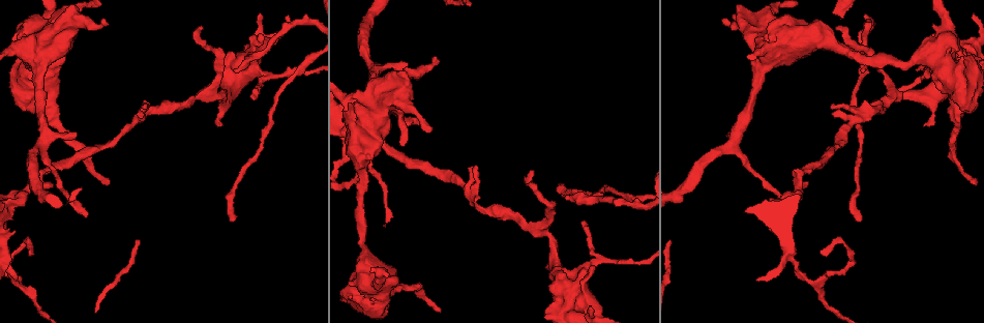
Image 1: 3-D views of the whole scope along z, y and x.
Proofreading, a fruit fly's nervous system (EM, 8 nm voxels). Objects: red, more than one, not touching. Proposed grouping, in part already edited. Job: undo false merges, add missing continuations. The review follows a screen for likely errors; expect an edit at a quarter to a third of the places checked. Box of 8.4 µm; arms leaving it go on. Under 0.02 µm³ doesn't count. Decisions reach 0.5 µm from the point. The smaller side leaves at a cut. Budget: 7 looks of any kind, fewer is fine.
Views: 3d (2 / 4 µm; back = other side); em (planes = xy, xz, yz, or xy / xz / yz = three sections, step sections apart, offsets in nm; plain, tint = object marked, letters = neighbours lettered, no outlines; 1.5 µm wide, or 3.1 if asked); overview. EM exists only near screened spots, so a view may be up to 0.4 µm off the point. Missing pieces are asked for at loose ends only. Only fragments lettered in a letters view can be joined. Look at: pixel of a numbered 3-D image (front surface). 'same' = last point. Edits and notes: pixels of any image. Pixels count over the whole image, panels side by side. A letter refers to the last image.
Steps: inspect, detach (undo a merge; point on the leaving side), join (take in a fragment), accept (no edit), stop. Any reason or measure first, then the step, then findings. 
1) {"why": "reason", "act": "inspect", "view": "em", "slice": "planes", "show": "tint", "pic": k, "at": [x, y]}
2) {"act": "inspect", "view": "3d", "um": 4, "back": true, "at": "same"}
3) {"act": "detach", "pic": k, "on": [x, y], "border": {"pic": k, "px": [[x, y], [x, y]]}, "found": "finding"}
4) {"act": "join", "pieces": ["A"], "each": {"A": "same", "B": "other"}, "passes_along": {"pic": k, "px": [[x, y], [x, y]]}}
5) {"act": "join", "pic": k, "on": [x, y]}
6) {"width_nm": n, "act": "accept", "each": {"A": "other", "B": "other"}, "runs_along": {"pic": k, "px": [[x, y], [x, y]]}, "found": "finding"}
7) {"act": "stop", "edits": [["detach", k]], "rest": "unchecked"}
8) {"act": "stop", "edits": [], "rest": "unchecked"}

{"why": "sudden change in width", "act": "inspect", "view": "em", "slice": "xz", "step": 8, "show": "tint", "pic": 1, "at": [956, 128]}

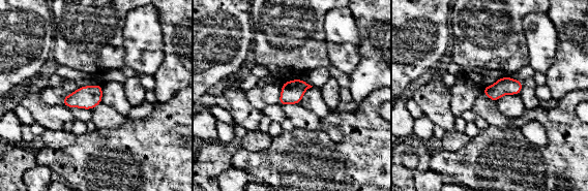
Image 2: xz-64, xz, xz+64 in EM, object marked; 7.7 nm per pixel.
{"why": "cut it another way", "act": "inspect", "view": "em", "slice": "planes", "show": "letters", "at": "same"}

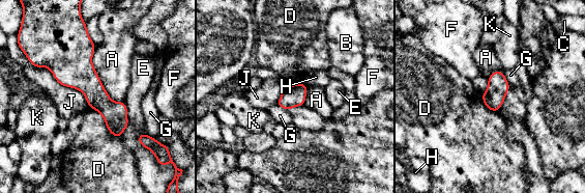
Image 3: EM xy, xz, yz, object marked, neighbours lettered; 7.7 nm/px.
{"act": "accept", "each": {"A": "other", "B": "other", "C": "other", "D": "other", "E": "other", "F": "other", "G": "other", "H": "other", "J": "other", "K": "other"}, "border": {"pic": 3, "px": [[95, 46], [100, 83], [123, 102]]}, "found": "one cell here"}

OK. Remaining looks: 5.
{"why": "thin end", "act": "inspect", "view": "3d", "um": 4, "pic": 1, "at": [833, 102]}

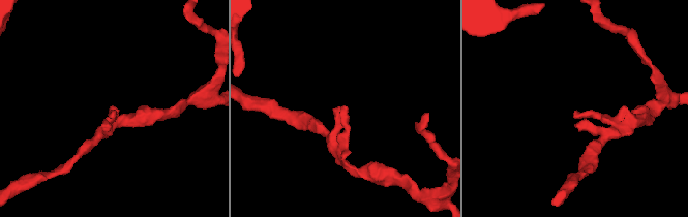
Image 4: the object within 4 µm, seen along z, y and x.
{"act": "inspect", "view": "em", "slice": "yz", "step": 8, "show": "letters", "pic": 4, "at": [576, 110]}

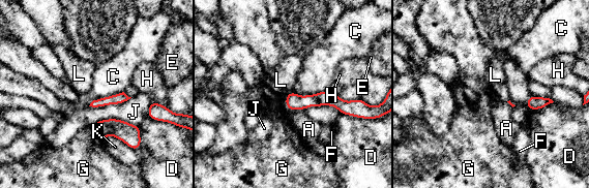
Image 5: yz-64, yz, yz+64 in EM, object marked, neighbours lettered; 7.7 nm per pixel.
{"act": "accept", "each": {"A": "other", "C": "other", "D": "other", "E": "other", "F": "other", "G": "other", "H": "other", "J": "other", "K": "other", "L": "other"}, "runs_along": {"pic": 5, "px": [[288, 98], [354, 102]]}, "found": "none of them fits"}

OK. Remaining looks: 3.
{"why": "free end", "act": "inspect", "view": "em", "slice": "planes", "show": "tint", "pic": 1, "at": [103, 20]}

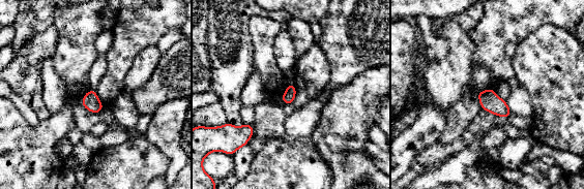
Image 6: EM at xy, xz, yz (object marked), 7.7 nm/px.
{"act": "inspect", "view": "em", "slice": "planes", "show": "letters", "at": "same"}

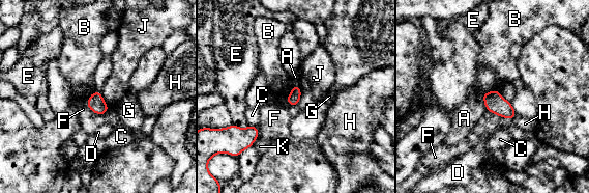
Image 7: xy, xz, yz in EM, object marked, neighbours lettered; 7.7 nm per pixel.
{"act": "accept", "each": {"A": "other", "B": "other", "C": "other", "D": "other", "E": "other", "F": "other", "G": "other", "H": "other", "J": "other", "K": "other"}, "border": {"pic": 7, "px": [[297, 84], [300, 88], [298, 105]]}, "found": "no lettered fragment goes on from it"}

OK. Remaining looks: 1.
{"act": "stop", "edits": [], "rest": "unchecked"}

